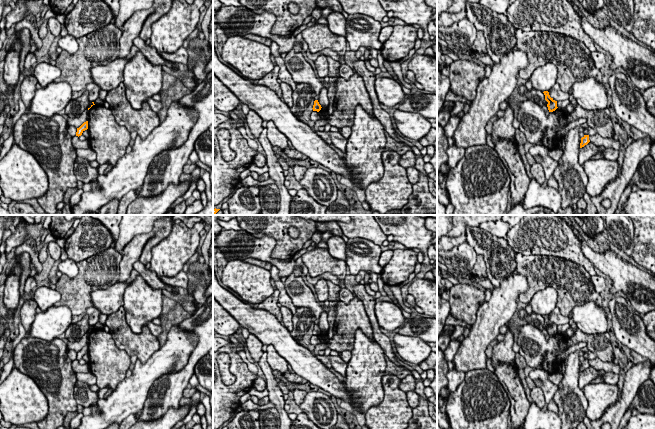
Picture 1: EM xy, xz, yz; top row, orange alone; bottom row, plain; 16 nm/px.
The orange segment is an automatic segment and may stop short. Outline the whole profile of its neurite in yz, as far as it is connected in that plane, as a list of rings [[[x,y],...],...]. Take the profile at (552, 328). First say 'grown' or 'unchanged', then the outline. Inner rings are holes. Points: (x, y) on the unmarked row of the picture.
unchanged; [[[544,315],[543,317],[545,319],[545,324],[548,326],[547,331],[549,336],[555,335],[558,332],[557,325],[555,325],[553,322],[550,321],[548,315]]]

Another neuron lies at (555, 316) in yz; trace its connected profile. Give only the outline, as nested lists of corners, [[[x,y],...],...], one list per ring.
[[[556,307],[550,314],[548,314],[549,319],[555,325],[566,324],[569,322],[569,317],[563,316],[560,309]]]

